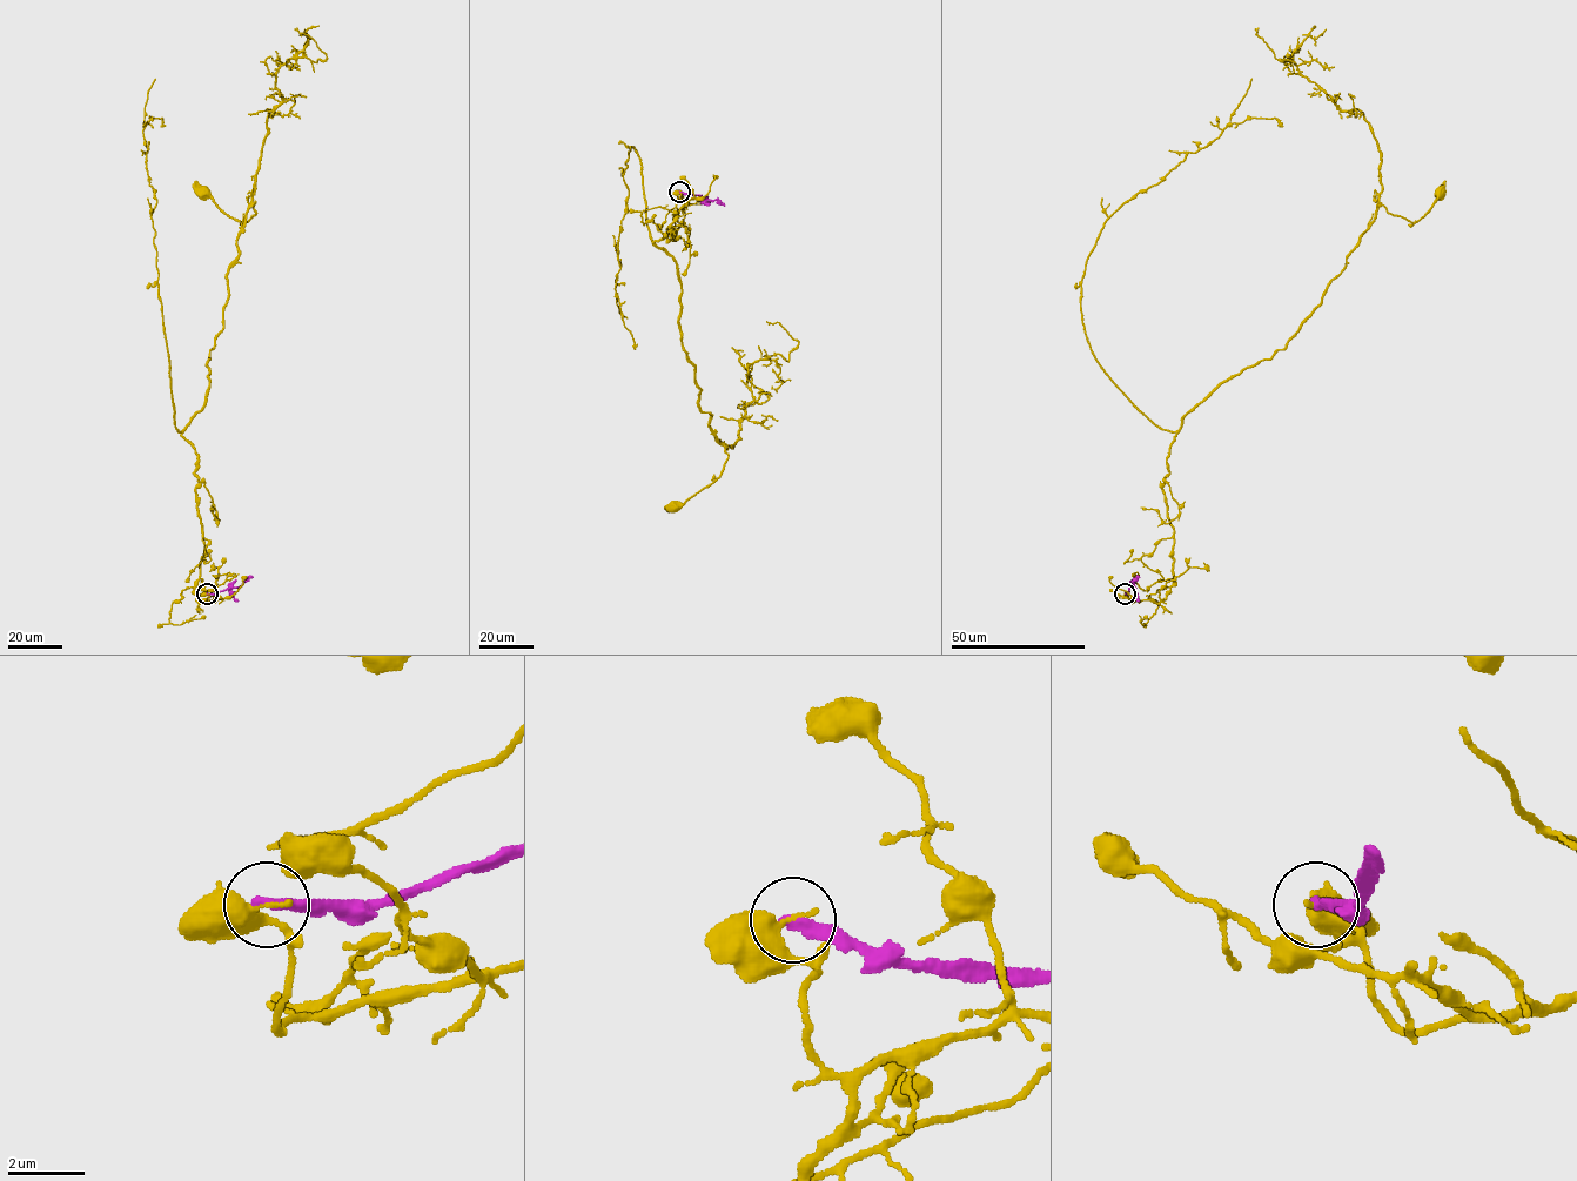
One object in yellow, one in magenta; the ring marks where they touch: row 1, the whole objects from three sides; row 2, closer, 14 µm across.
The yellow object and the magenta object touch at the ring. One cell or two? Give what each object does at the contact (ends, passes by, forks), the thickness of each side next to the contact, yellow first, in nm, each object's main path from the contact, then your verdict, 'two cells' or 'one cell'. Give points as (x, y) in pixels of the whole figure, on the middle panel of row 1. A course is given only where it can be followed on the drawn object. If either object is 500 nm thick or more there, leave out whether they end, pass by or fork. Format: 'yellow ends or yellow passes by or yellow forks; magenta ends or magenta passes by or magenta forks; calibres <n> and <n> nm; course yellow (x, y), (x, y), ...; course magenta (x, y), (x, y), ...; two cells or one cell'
yellow ends; magenta ends; calibres 420 and 320 nm; course yellow (679, 192), (676, 240), (668, 229), (653, 243), (676, 263), (683, 348), (727, 457), (670, 507); course magenta (679, 192), (717, 200), (725, 206); two cells

